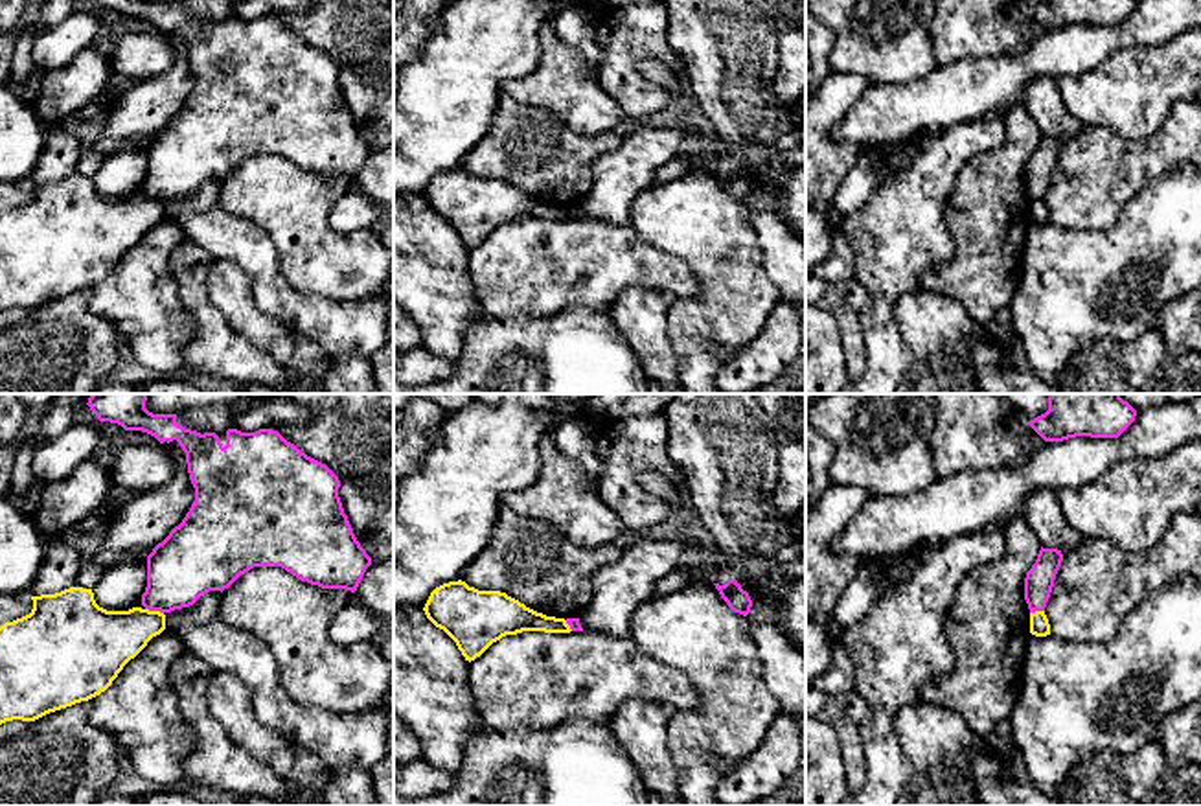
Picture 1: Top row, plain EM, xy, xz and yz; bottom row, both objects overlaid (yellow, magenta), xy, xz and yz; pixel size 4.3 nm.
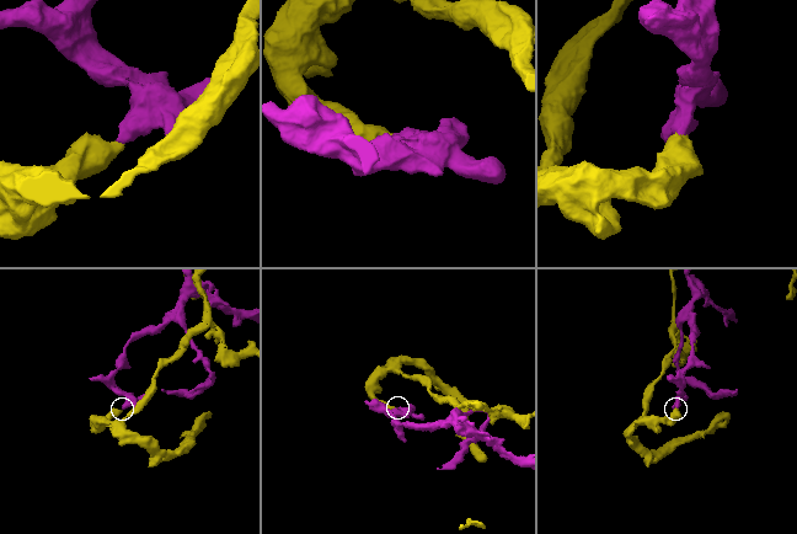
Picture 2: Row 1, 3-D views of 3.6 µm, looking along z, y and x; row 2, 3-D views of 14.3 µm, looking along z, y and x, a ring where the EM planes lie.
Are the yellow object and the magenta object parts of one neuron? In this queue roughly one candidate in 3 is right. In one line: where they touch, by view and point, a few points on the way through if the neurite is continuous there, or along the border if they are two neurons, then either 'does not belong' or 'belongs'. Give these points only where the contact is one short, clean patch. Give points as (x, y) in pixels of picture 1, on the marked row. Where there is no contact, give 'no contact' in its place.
meets yellow in xy at (155, 611); border along xy (146, 608), (162, 613); does not belong

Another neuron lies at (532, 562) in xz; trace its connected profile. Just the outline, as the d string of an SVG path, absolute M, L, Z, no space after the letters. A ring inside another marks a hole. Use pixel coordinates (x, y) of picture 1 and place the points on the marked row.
M500 508L486 548L465 567L462 581L500 591L555 618L578 618L592 598L598 569L616 561L616 543L576 547L554 524Z

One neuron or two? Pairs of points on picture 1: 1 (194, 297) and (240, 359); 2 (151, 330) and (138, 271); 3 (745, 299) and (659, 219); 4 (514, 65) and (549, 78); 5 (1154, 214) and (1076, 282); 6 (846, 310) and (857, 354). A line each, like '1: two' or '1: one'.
1: one
2: one
3: one
4: two
5: one
6: one

